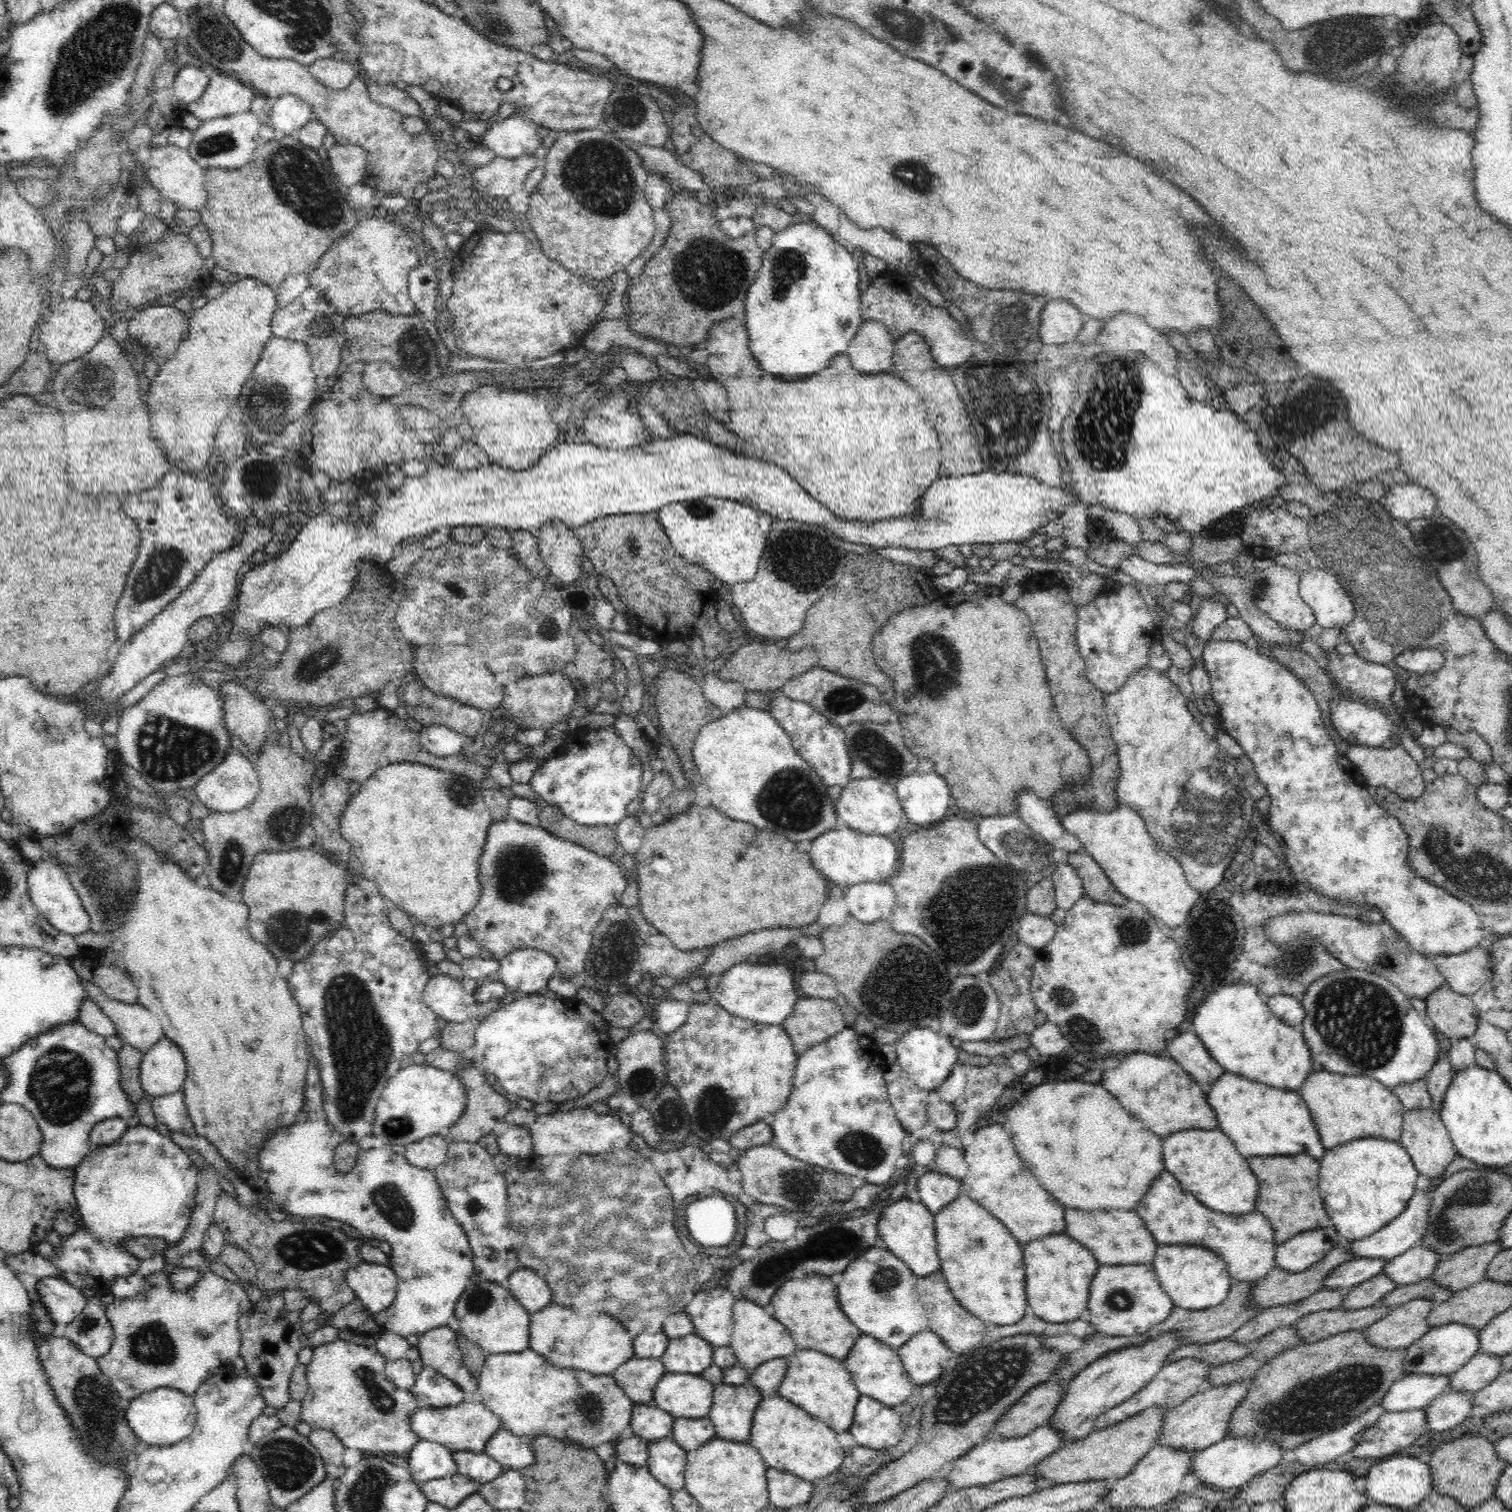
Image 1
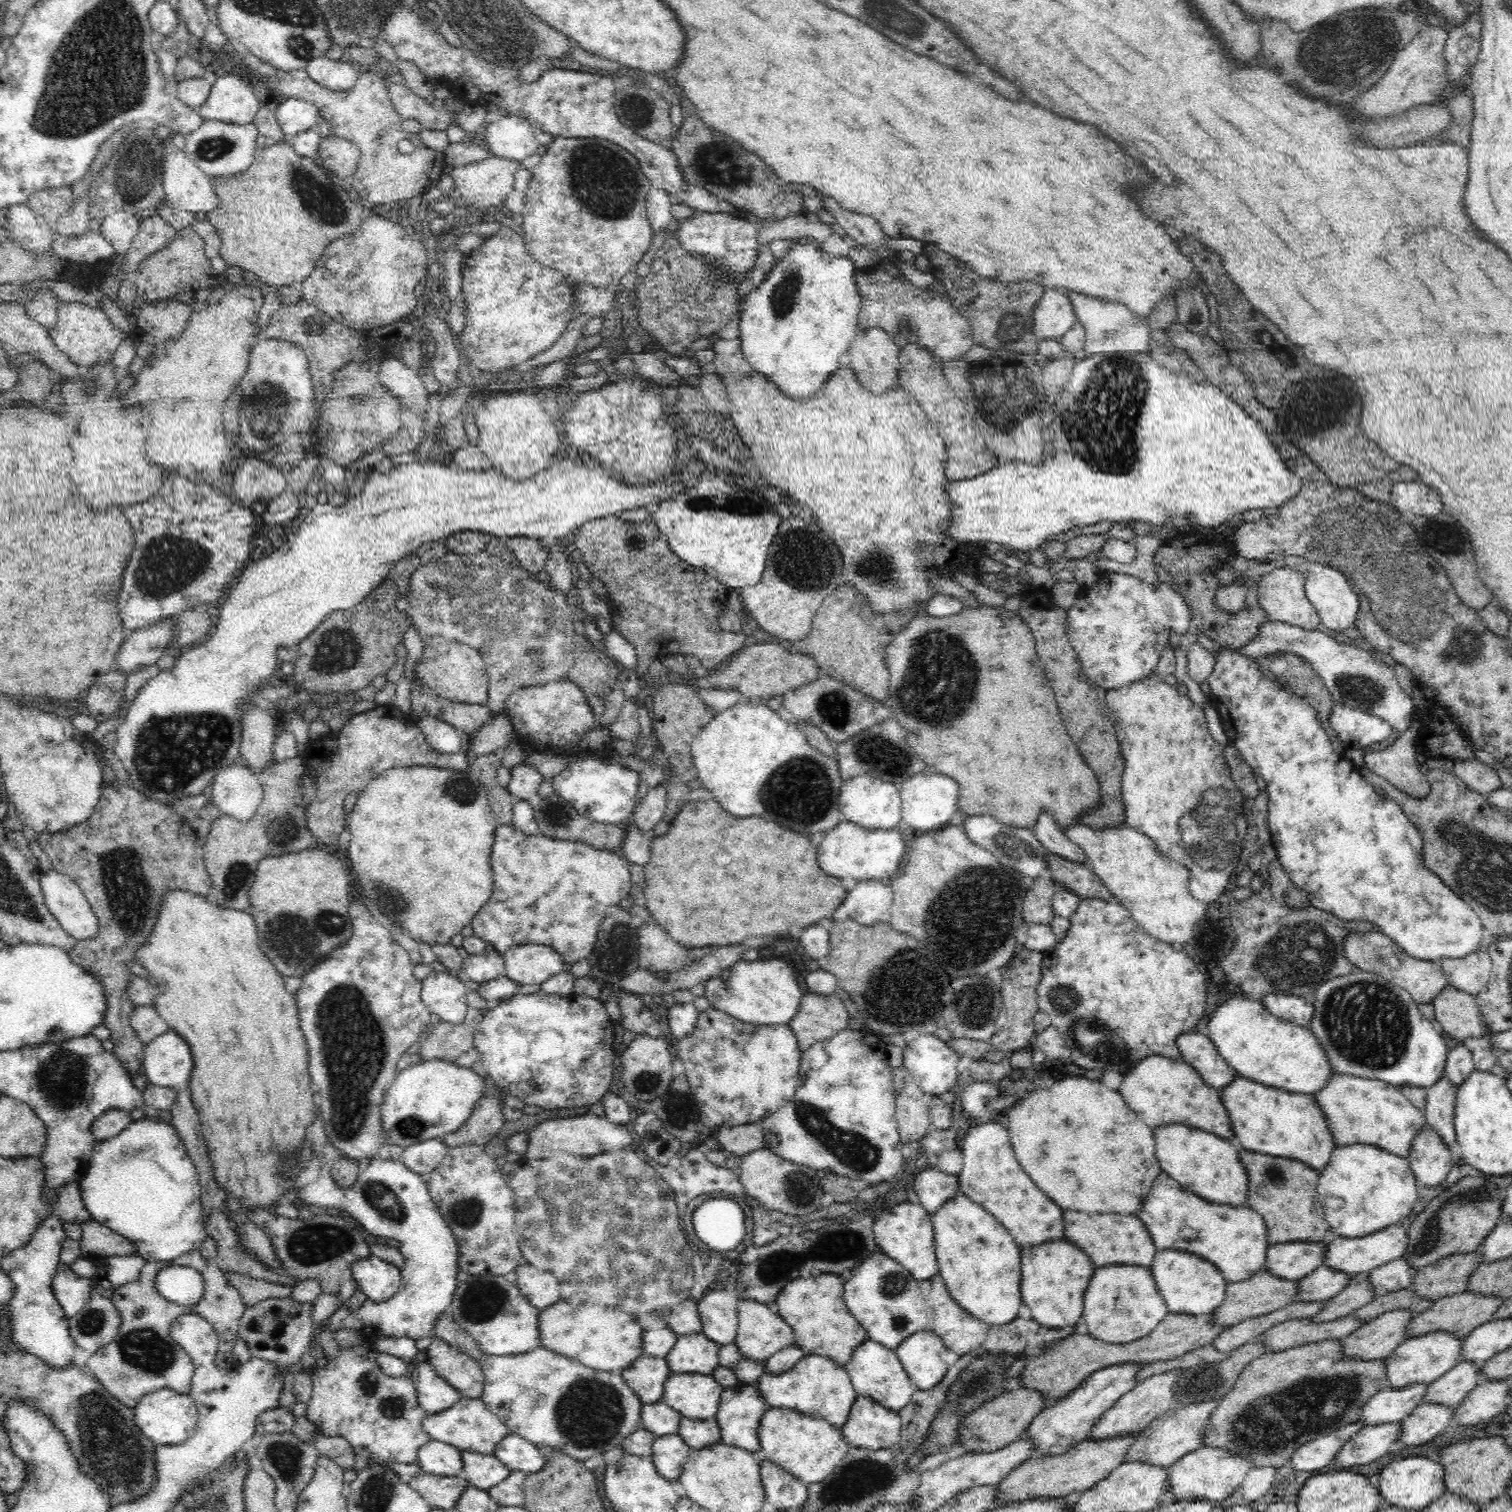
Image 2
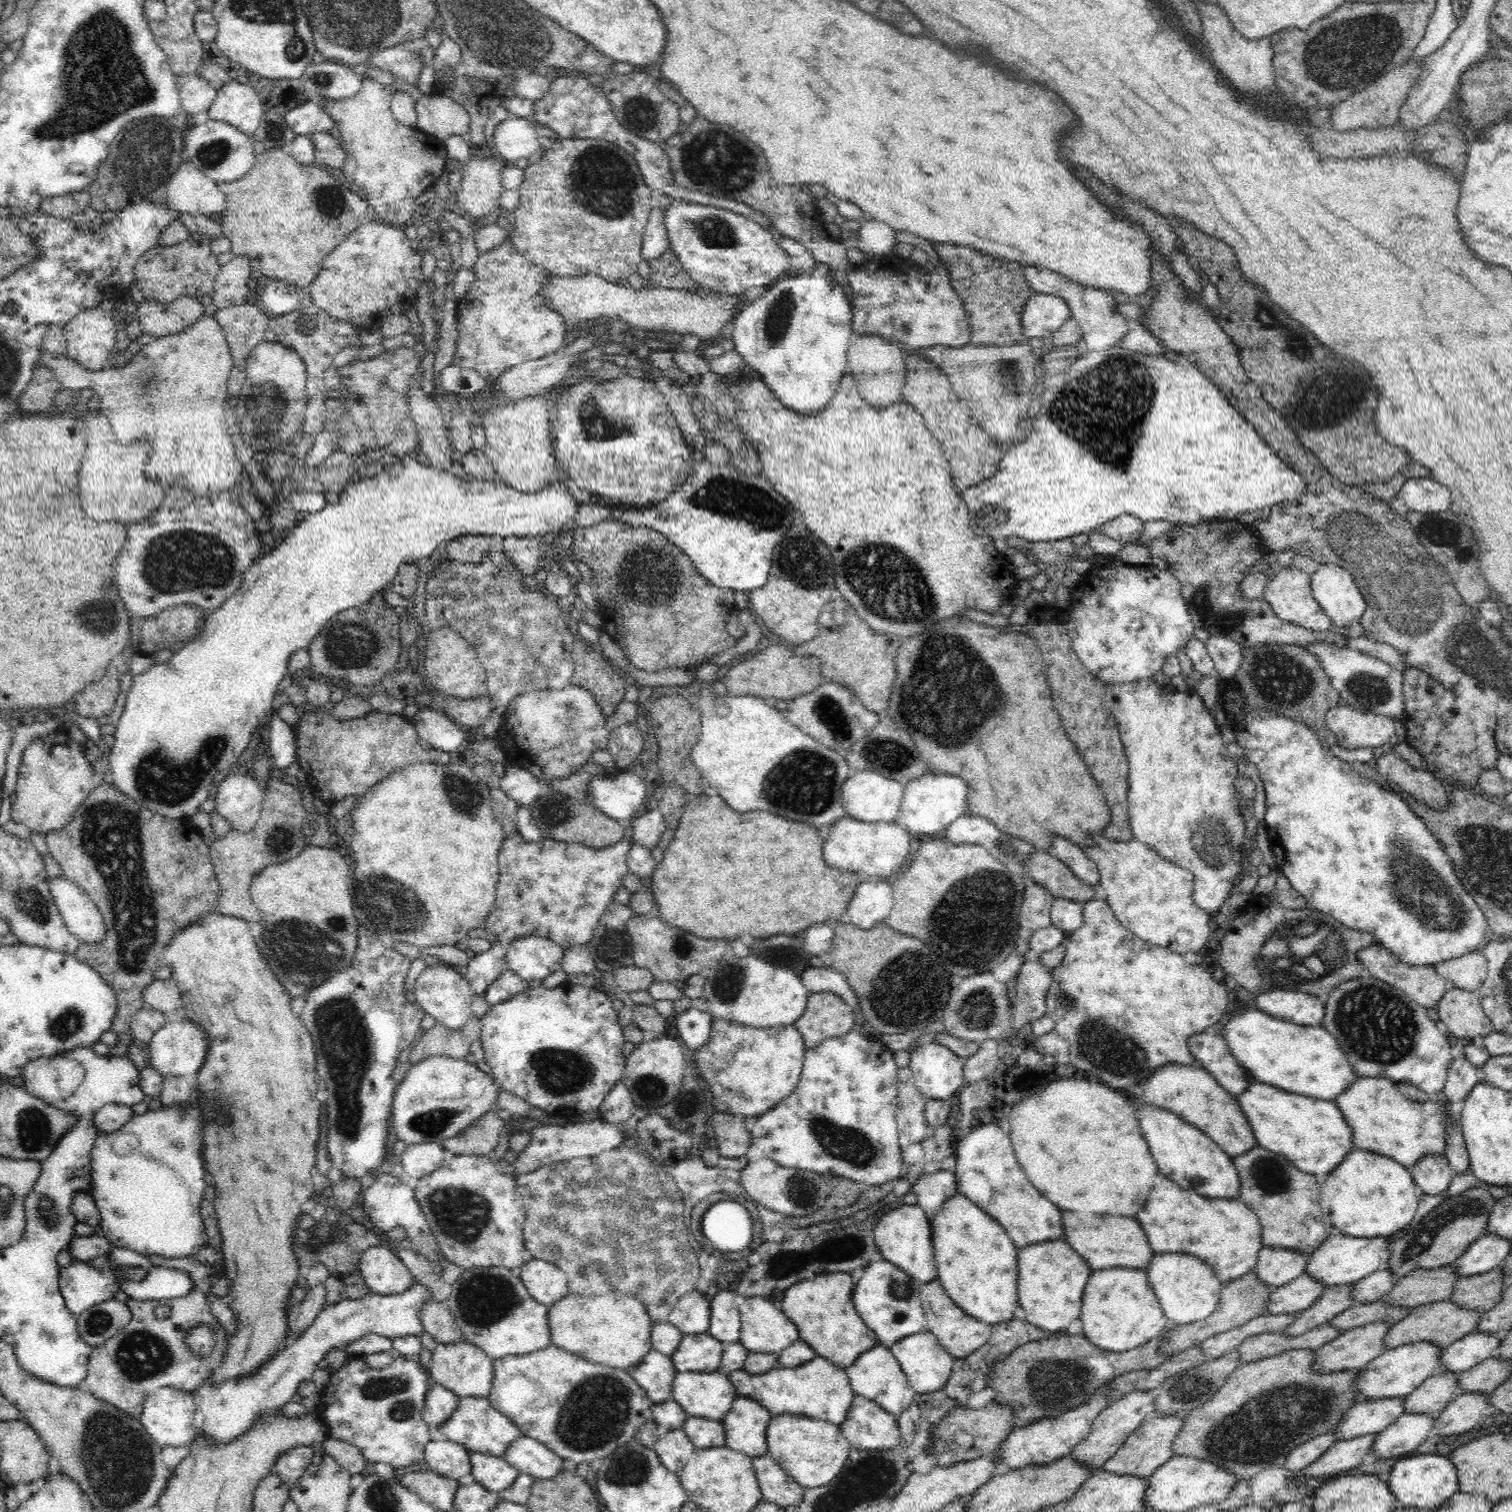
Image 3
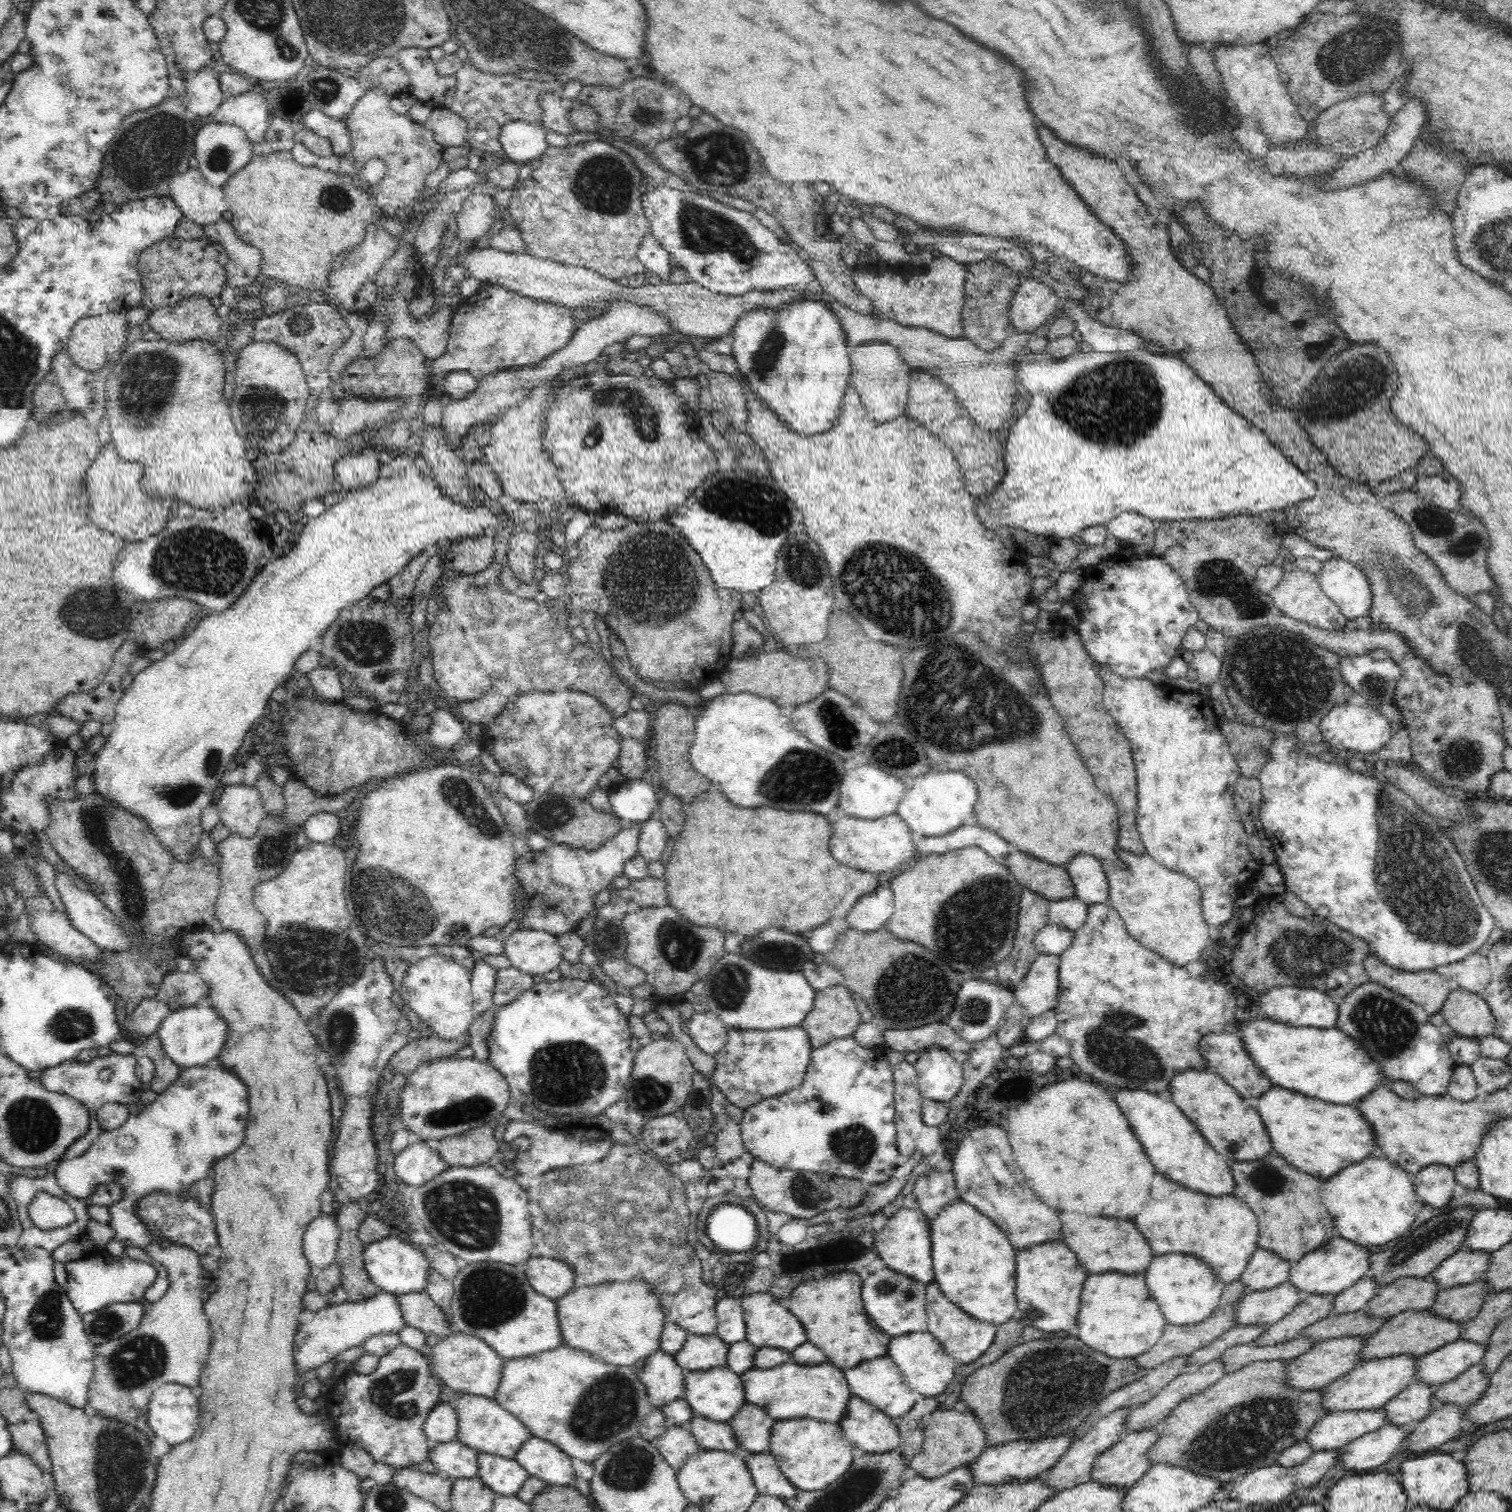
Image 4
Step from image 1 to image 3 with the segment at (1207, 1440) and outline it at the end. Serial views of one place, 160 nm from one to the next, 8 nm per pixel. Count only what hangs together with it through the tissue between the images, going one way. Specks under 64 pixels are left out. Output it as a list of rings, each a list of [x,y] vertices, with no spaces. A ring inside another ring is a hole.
[[[1150,1414],[1143,1421],[1143,1424],[1128,1436],[1122,1448],[1119,1448],[1116,1454],[1103,1464],[1102,1468],[1116,1474],[1130,1474],[1148,1480],[1156,1472],[1157,1468],[1160,1468],[1162,1464],[1174,1456],[1172,1442],[1174,1442],[1184,1424],[1185,1416],[1183,1414],[1176,1416]]]

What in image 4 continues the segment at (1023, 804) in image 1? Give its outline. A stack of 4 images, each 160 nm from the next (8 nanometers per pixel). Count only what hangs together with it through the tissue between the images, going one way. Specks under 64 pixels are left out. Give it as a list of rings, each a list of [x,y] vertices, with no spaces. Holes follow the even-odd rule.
[[[1074,855],[1064,866],[1072,877],[1075,898],[1087,906],[1109,902],[1110,888],[1102,863],[1094,856]]]

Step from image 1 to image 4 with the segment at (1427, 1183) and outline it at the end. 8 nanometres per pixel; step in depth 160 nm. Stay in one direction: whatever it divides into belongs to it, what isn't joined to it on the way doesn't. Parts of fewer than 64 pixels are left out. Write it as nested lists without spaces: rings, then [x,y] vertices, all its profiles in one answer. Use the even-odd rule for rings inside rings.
[[[1337,1234],[1329,1241],[1323,1242],[1314,1252],[1308,1253],[1297,1263],[1292,1264],[1289,1281],[1303,1295],[1337,1295],[1369,1274],[1370,1256],[1368,1247],[1353,1243],[1352,1240]]]

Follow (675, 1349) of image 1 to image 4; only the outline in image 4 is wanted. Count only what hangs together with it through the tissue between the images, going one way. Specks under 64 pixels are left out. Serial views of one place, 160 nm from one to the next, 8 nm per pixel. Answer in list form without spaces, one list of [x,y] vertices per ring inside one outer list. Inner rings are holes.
[[[687,1333],[684,1346],[676,1352],[676,1363],[685,1371],[708,1371],[727,1367],[729,1344],[715,1333]]]

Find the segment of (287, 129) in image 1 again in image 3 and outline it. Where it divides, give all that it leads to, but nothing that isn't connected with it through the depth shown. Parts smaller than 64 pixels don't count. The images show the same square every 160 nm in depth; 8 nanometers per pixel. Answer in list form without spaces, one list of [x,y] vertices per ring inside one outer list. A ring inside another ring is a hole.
[[[308,100],[284,115],[285,122],[298,135],[314,134],[335,126],[331,115],[318,103]]]

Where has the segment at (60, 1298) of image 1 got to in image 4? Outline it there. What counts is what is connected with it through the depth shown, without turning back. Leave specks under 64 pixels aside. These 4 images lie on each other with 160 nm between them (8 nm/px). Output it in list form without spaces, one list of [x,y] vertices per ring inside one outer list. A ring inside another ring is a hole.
[[[108,1252],[65,1263],[67,1270],[67,1297],[82,1315],[115,1302],[134,1302],[144,1297],[145,1290],[155,1283],[157,1270],[148,1263],[132,1260],[126,1254],[119,1257]]]

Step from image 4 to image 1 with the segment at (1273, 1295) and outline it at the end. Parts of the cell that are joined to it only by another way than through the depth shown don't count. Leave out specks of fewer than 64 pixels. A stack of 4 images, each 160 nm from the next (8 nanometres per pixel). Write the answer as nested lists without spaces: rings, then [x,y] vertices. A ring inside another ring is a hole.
[[[1358,1257],[1348,1262],[1344,1262],[1334,1268],[1326,1280],[1324,1280],[1324,1289],[1342,1289],[1351,1291],[1358,1284],[1374,1278],[1376,1274],[1384,1271],[1387,1260],[1380,1258]]]

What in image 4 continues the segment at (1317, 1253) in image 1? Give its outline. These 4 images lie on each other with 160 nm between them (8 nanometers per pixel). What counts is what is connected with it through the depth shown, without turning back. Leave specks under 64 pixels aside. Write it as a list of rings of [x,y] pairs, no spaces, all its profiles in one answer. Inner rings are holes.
[[[1258,1248],[1252,1254],[1240,1281],[1249,1292],[1263,1291],[1290,1280],[1292,1263],[1274,1251]]]

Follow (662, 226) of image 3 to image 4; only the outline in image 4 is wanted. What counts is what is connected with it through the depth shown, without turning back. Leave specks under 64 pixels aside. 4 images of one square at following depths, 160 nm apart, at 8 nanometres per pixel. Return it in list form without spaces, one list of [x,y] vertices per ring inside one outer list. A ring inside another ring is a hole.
[[[649,230],[642,239],[637,255],[638,260],[642,262],[646,269],[651,270],[654,275],[658,275],[662,282],[669,282],[669,272],[672,268],[671,256],[652,235],[652,231]]]

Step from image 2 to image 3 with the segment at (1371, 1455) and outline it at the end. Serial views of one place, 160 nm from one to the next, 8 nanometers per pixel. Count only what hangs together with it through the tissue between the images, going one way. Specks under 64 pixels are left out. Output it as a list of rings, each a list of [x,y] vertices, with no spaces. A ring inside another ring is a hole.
[[[1368,1433],[1364,1436],[1357,1436],[1353,1439],[1337,1440],[1314,1464],[1290,1472],[1291,1476],[1311,1476],[1317,1480],[1318,1477],[1332,1476],[1342,1470],[1350,1470],[1358,1466],[1364,1456],[1372,1452],[1372,1446],[1378,1438],[1378,1433]]]

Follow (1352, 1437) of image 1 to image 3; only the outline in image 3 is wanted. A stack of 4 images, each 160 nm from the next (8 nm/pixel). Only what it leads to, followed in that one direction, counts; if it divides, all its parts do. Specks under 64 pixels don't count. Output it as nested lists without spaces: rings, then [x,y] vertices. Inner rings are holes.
[[[1334,1431],[1316,1436],[1316,1438],[1312,1438],[1312,1440],[1308,1440],[1308,1442],[1294,1448],[1286,1458],[1284,1467],[1290,1472],[1302,1470],[1302,1468],[1314,1464],[1336,1441]]]

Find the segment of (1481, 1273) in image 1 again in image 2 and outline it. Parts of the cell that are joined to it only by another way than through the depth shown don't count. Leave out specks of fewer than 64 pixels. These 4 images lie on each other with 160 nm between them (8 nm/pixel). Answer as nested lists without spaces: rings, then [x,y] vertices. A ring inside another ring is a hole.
[[[1482,1252],[1453,1254],[1421,1268],[1412,1280],[1412,1291],[1424,1299],[1436,1299],[1466,1291],[1468,1280],[1482,1263]]]

